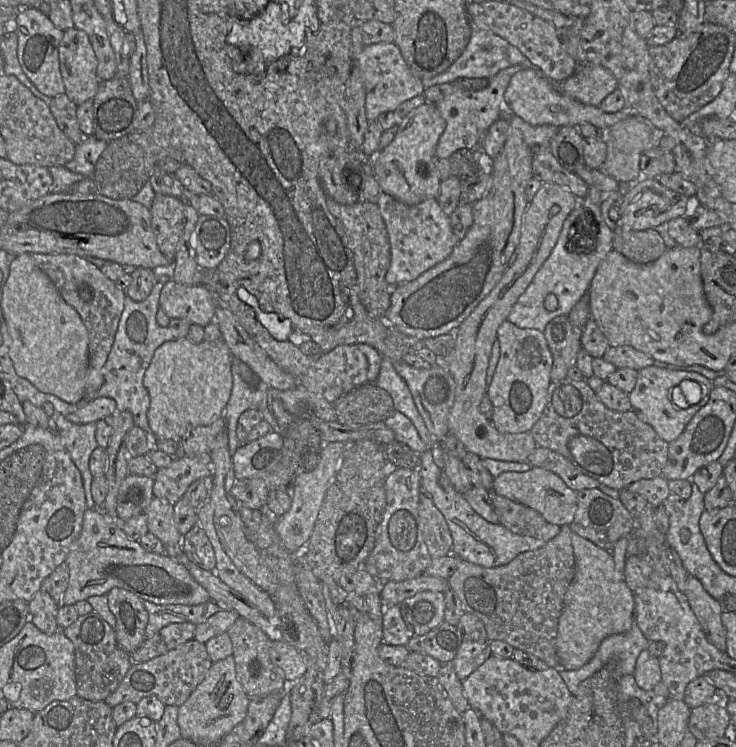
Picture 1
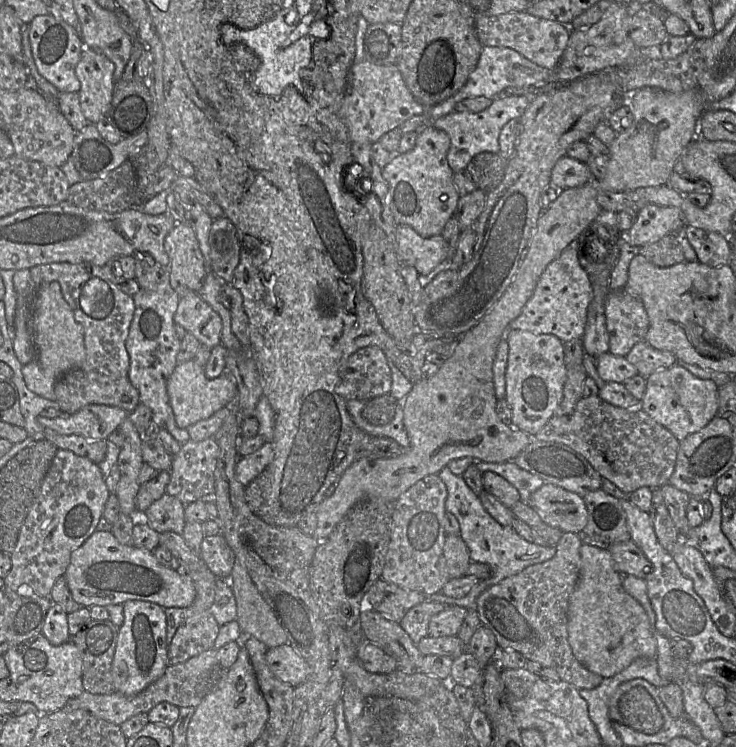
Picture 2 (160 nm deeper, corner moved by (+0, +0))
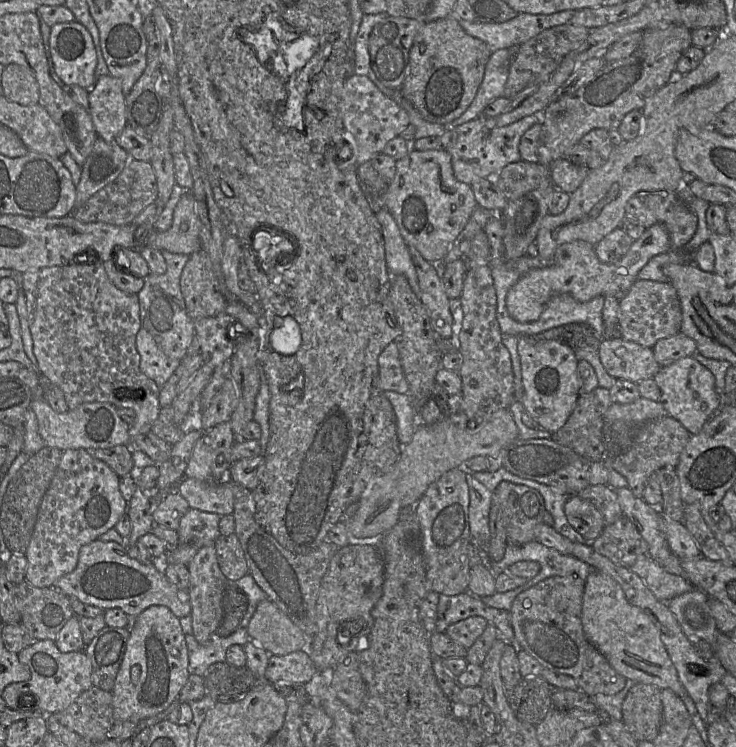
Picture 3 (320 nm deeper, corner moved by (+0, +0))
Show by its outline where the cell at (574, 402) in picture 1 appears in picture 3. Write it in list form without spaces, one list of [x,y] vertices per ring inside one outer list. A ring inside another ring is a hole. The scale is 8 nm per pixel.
[[[664,416],[648,421],[639,426],[634,433],[632,443],[627,451],[620,457],[613,460],[610,465],[607,465],[605,461],[602,462],[608,469],[615,470],[621,474],[627,480],[627,487],[632,491],[634,496],[642,499],[647,480],[653,476],[658,469],[665,466],[672,466],[676,468],[679,456],[686,446],[689,438],[689,432],[677,420],[670,416]]]

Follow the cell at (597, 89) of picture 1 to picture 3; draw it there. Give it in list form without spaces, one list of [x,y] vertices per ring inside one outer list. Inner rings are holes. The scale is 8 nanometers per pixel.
[[[511,48],[492,52],[486,64],[482,83],[468,109],[450,125],[455,127],[476,119],[483,110],[495,99],[503,96],[509,76],[509,66],[514,58]]]

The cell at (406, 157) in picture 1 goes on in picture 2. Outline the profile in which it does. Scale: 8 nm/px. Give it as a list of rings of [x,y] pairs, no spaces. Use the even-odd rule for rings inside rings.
[[[431,123],[418,130],[413,149],[405,153],[393,154],[388,164],[382,169],[383,177],[388,186],[387,204],[396,223],[412,227],[424,238],[441,235],[446,223],[458,210],[461,195],[454,184],[455,172],[447,160],[449,148],[450,138],[448,134],[435,128]]]

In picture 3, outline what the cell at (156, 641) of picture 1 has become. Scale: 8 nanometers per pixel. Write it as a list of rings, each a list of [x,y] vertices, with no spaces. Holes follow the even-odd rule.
[[[213,546],[202,547],[186,566],[189,571],[187,600],[191,605],[193,636],[199,644],[204,644],[213,633],[216,633],[222,620],[223,594],[228,582],[231,581],[228,581],[221,572]]]

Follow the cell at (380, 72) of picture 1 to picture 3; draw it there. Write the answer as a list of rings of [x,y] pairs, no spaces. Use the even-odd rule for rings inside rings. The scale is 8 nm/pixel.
[[[354,73],[347,78],[341,100],[341,114],[345,125],[344,142],[350,147],[351,156],[345,156],[345,165],[356,165],[371,161],[377,154],[382,153],[386,144],[400,136],[401,132],[411,123],[408,113],[393,99],[386,96],[378,86],[367,76]]]

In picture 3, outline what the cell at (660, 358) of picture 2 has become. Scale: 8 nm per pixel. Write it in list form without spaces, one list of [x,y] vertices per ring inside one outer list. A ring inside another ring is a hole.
[[[681,332],[671,337],[660,339],[652,349],[654,358],[661,367],[697,354],[696,342]]]

